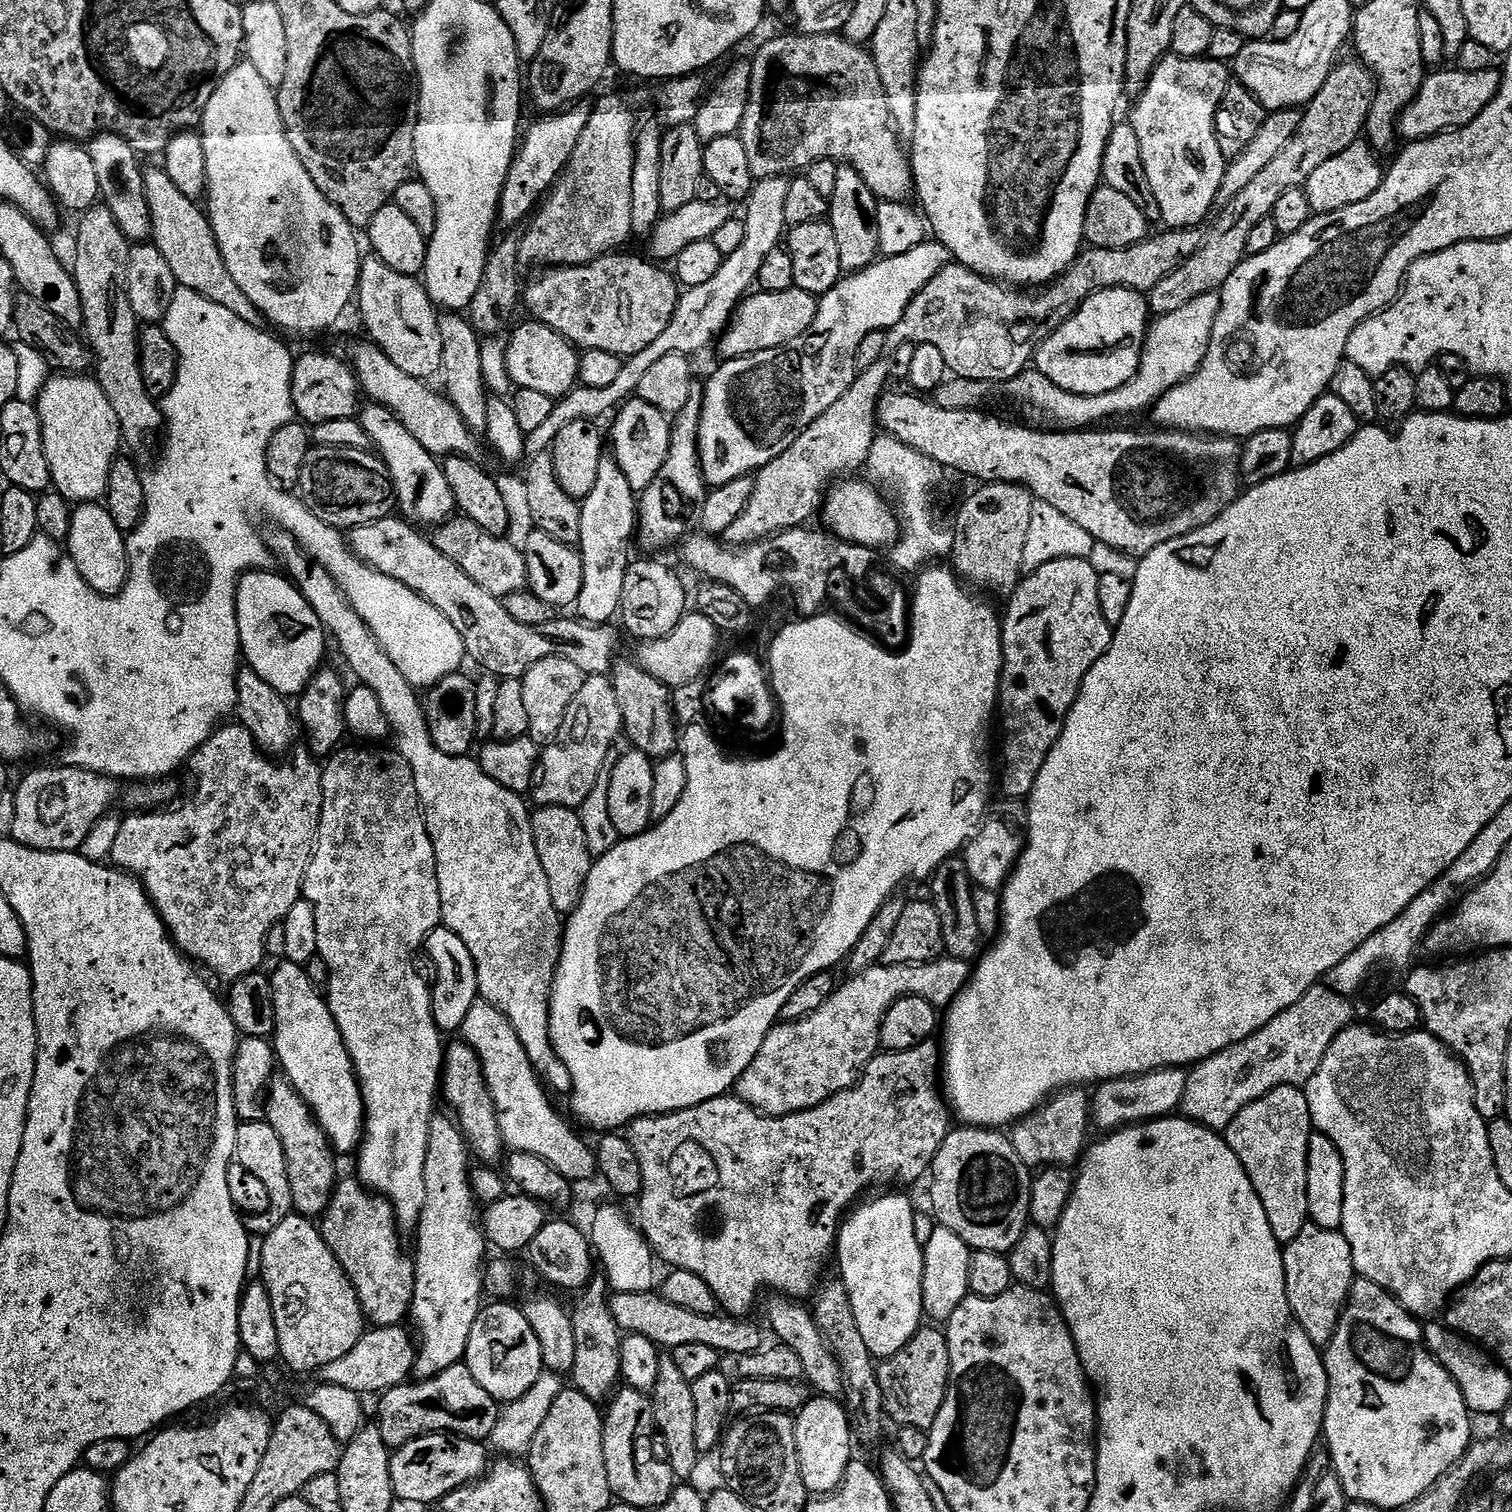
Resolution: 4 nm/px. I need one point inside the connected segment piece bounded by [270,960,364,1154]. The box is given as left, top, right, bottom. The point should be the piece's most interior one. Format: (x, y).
(311, 1053)

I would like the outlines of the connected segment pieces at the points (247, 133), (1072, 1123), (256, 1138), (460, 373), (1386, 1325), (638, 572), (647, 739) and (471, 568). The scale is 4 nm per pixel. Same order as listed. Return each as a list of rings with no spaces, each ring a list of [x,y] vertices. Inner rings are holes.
[[[247,62],[236,64],[234,70],[230,70],[230,74],[226,74],[226,78],[222,78],[218,90],[214,90],[204,111],[198,132],[204,138],[204,149],[206,150],[208,221],[212,223],[214,238],[218,242],[218,248],[222,250],[222,258],[226,262],[226,268],[230,270],[230,276],[234,278],[234,282],[238,282],[242,294],[246,294],[246,298],[250,298],[250,302],[254,302],[257,310],[264,313],[265,321],[269,325],[273,324],[273,326],[271,325],[273,329],[281,328],[281,330],[276,329],[281,333],[289,332],[292,336],[316,336],[319,332],[334,327],[339,322],[340,315],[347,310],[348,303],[351,300],[353,303],[360,286],[362,255],[360,256],[360,244],[356,241],[358,232],[352,227],[346,214],[342,214],[342,210],[338,210],[338,206],[334,206],[334,202],[330,202],[330,198],[326,198],[326,194],[322,194],[322,190],[318,190],[318,186],[314,186],[314,178],[310,178],[306,166],[302,166],[302,158],[298,158],[294,146],[290,146],[290,138],[284,133],[284,123],[278,110],[276,92],[270,86],[266,86],[266,82],[262,82],[262,78],[258,78],[258,70],[254,70],[252,64]]]
[[[1073,1086],[1056,1093],[1029,1116],[1023,1116],[1010,1128],[1010,1139],[1018,1158],[1029,1170],[1067,1168],[1079,1165],[1089,1147],[1090,1096],[1083,1087]]]
[[[264,1120],[243,1121],[236,1129],[236,1155],[234,1160],[237,1165],[241,1164],[264,1187],[264,1192],[268,1195],[268,1209],[261,1216],[247,1217],[246,1220],[249,1233],[253,1237],[264,1238],[294,1212],[286,1154],[282,1150],[280,1136],[274,1134],[272,1127]]]
[[[448,310],[440,316],[440,333],[442,334],[442,385],[448,401],[462,414],[466,426],[477,434],[488,431],[486,414],[490,393],[484,385],[482,374],[482,337],[475,332],[471,322],[463,315]]]
[[[1357,1279],[1353,1283],[1348,1295],[1348,1302],[1344,1306],[1344,1313],[1340,1316],[1338,1326],[1334,1330],[1334,1338],[1328,1343],[1323,1357],[1324,1369],[1328,1375],[1328,1405],[1324,1411],[1322,1440],[1323,1443],[1328,1443],[1326,1451],[1332,1457],[1332,1465],[1342,1482],[1344,1495],[1349,1501],[1366,1502],[1372,1506],[1378,1506],[1382,1510],[1388,1510],[1388,1508],[1398,1510],[1402,1506],[1414,1502],[1422,1494],[1426,1494],[1426,1490],[1430,1490],[1430,1486],[1434,1486],[1434,1482],[1438,1482],[1438,1478],[1442,1478],[1442,1474],[1449,1472],[1464,1457],[1469,1444],[1473,1443],[1471,1420],[1473,1417],[1470,1415],[1468,1403],[1464,1401],[1462,1390],[1456,1385],[1451,1374],[1428,1351],[1428,1347],[1424,1344],[1424,1330],[1421,1321],[1406,1311],[1390,1293],[1382,1290],[1382,1286],[1361,1279]]]
[[[660,558],[633,559],[626,570],[626,586],[622,590],[622,602],[618,613],[619,623],[624,623],[623,631],[636,639],[647,642],[666,638],[690,608],[690,592],[684,589],[684,580]]]
[[[617,659],[613,663],[610,679],[614,694],[618,694],[618,706],[622,706],[623,735],[633,749],[658,761],[673,755],[678,748],[678,721],[672,707],[672,692],[658,678],[646,674],[635,659]]]
[[[463,514],[439,525],[433,532],[436,532],[430,536],[433,546],[442,550],[442,554],[446,554],[450,562],[470,574],[470,578],[474,578],[474,582],[478,582],[478,586],[485,588],[489,594],[503,598],[528,588],[526,558],[517,545],[515,548],[511,544],[511,539],[482,530],[482,526],[478,526]]]

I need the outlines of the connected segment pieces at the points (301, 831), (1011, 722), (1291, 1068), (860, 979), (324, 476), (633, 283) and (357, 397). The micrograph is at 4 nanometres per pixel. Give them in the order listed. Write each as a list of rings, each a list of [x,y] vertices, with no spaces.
[[[239,722],[217,728],[188,759],[186,768],[200,772],[196,793],[181,808],[125,815],[110,860],[120,871],[135,876],[143,884],[180,951],[230,986],[238,978],[265,967],[268,933],[276,923],[284,922],[290,906],[302,898],[306,870],[316,850],[316,835],[320,833],[324,769],[304,746],[297,747],[283,762],[269,758]]]
[[[1091,559],[1046,562],[1046,566],[1021,579],[1007,601],[1008,609],[1003,609],[1000,637],[1004,643],[1004,669],[1000,675],[998,716],[1004,719],[1004,769],[998,772],[998,788],[1005,797],[1031,796],[1034,782],[1038,782],[1038,774],[1042,774],[1042,766],[1062,734],[1090,666],[1112,645],[1114,629],[1102,618],[1102,606],[1098,606],[1099,577]]]
[[[1326,986],[1306,990],[1306,994],[1302,994],[1302,998],[1294,1002],[1294,1006],[1282,1010],[1282,1014],[1278,1014],[1278,1018],[1271,1020],[1265,1028],[1258,1030],[1250,1038],[1200,1061],[1188,1072],[1186,1094],[1180,1103],[1183,1115],[1196,1124],[1205,1124],[1207,1128],[1227,1130],[1230,1122],[1242,1109],[1250,1106],[1250,1102],[1265,1096],[1270,1090],[1281,1088],[1283,1084],[1307,1085],[1308,1080],[1318,1070],[1326,1050],[1330,1050],[1330,1042],[1334,1042],[1334,1038],[1338,1038],[1342,1030],[1351,1028],[1357,1019],[1352,1003],[1349,997],[1338,994]]]
[[[943,955],[938,960],[927,960],[921,964],[875,964],[861,972],[849,975],[845,984],[841,983],[836,992],[814,1014],[800,1020],[777,1023],[771,1028],[750,1066],[740,1076],[734,1089],[735,1095],[746,1101],[751,1108],[766,1116],[789,1116],[802,1110],[810,1110],[826,1102],[834,1094],[853,1088],[869,1062],[881,1051],[880,1031],[886,1018],[886,1010],[894,1006],[903,996],[921,996],[937,1010],[947,1009],[957,994],[968,984],[973,965],[967,960],[959,960]]]
[[[313,446],[306,454],[306,466],[302,466],[298,492],[315,516],[341,530],[351,530],[393,515],[396,504],[396,491],[392,489],[392,479],[384,461],[362,448]]]
[[[609,254],[577,268],[555,268],[544,270],[532,285],[527,285],[522,300],[533,317],[541,324],[550,326],[562,334],[580,350],[606,350],[610,354],[627,358],[646,350],[650,342],[656,341],[670,326],[674,310],[682,295],[681,285],[671,271],[663,272],[651,259],[640,256]]]
[[[328,352],[297,355],[292,365],[292,407],[301,421],[315,426],[338,418],[353,418],[362,404],[362,389],[351,363]]]

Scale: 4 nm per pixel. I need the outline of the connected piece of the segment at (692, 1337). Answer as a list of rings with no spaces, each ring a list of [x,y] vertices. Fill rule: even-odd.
[[[656,1290],[638,1294],[617,1292],[611,1297],[610,1307],[614,1314],[614,1322],[620,1327],[621,1333],[650,1338],[650,1342],[654,1342],[661,1350],[671,1350],[689,1342],[699,1342],[706,1346],[714,1346],[714,1350],[722,1354],[728,1355],[729,1352],[733,1358],[739,1358],[760,1351],[766,1344],[765,1329],[760,1329],[752,1318],[737,1318],[727,1314],[694,1314],[694,1310],[682,1310],[682,1306],[668,1302],[664,1295]]]

